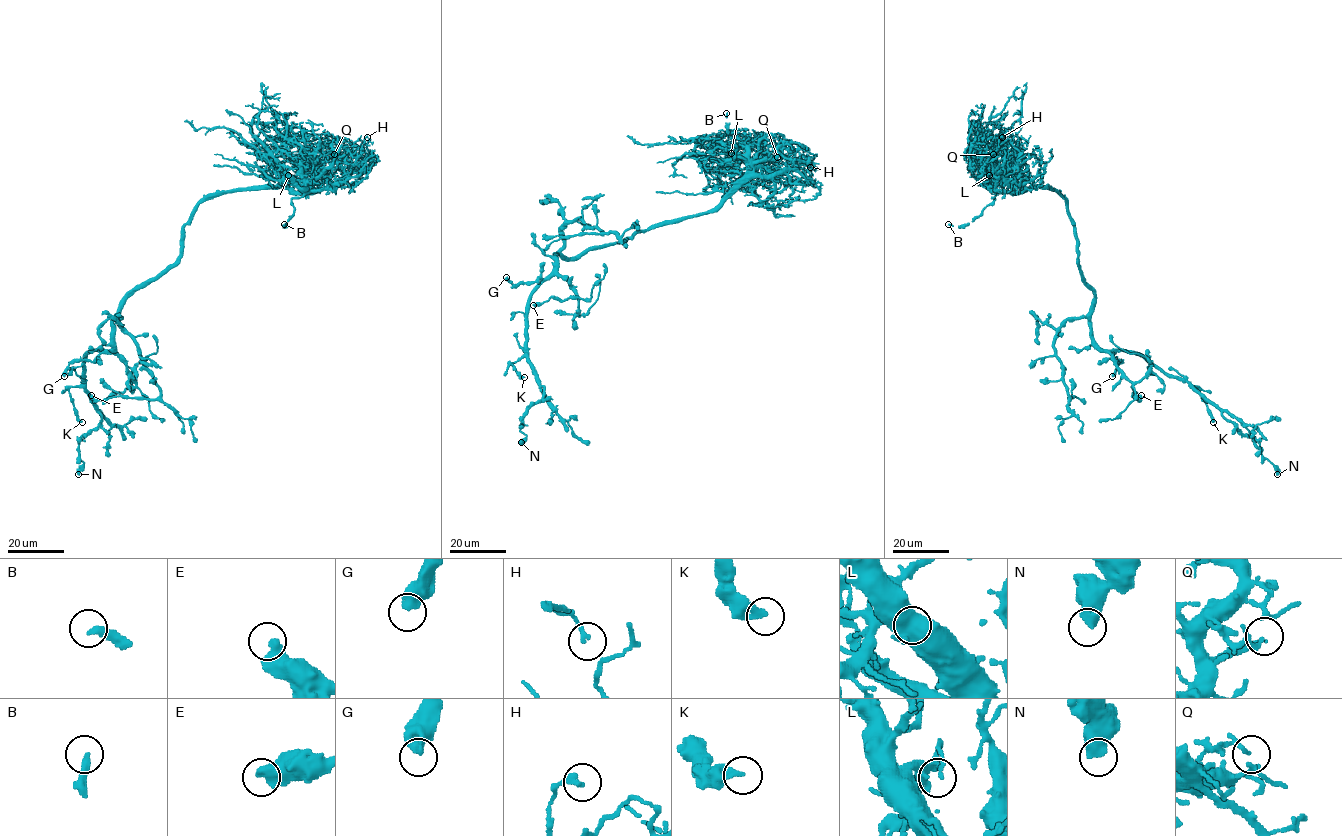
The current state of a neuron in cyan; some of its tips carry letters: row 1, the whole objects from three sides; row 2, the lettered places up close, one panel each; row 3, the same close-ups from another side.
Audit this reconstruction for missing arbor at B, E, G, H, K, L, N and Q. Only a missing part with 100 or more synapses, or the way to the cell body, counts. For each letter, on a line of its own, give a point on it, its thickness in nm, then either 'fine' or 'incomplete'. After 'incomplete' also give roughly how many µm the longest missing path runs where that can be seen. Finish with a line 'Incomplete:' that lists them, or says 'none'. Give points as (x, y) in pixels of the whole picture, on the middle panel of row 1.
B: at (726, 113); 300 nm thick; incomplete; about 20 µm are missing
E: at (533, 305); 440 nm thick; fine
G: at (506, 277); 420 nm thick; fine
H: at (810, 167); 200 nm thick; fine
K: at (524, 377); 280 nm thick; fine
L: at (731, 153); 120 nm thick; fine
N: at (521, 442); 600 nm thick; fine
Q: at (777, 157); 110 nm thick; fine
Incomplete: B

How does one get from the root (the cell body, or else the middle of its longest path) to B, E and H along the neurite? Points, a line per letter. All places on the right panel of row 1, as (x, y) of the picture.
B: (1079, 265), (1075, 224), (1065, 200), (1050, 188), (1028, 187), (1021, 192), (997, 193), (969, 223), (948, 224)
E: (1079, 265), (1083, 280), (1094, 294), (1091, 336), (1131, 383), (1136, 392), (1133, 397), (1139, 400), (1141, 395)
H: (1079, 265), (1075, 224), (1065, 200), (1050, 188), (1011, 192), (1006, 173), (991, 161), (1002, 137)

